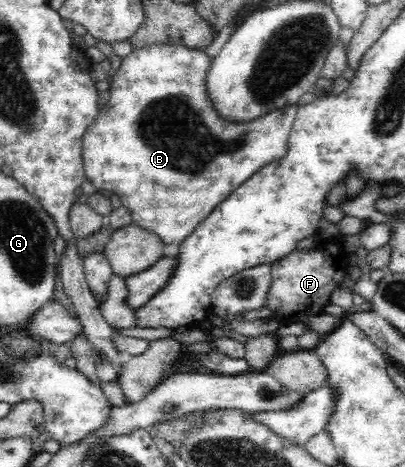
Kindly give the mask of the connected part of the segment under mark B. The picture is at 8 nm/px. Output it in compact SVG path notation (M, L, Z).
M161 43L156 46L134 49L130 56L122 60L122 66L114 73L114 80L110 86L110 102L100 108L99 114L92 126L85 131L82 138L82 156L86 178L99 190L109 190L120 197L122 205L126 206L132 214L133 222L136 225L157 234L164 242L169 252L180 246L184 238L188 236L216 208L223 202L237 187L242 186L249 178L268 163L284 158L288 150L288 139L292 126L297 116L299 106L293 104L283 107L281 110L266 112L258 120L248 123L227 122L219 118L219 112L215 111L214 104L207 94L207 70L210 67L210 60L202 50L188 48L179 44Z

